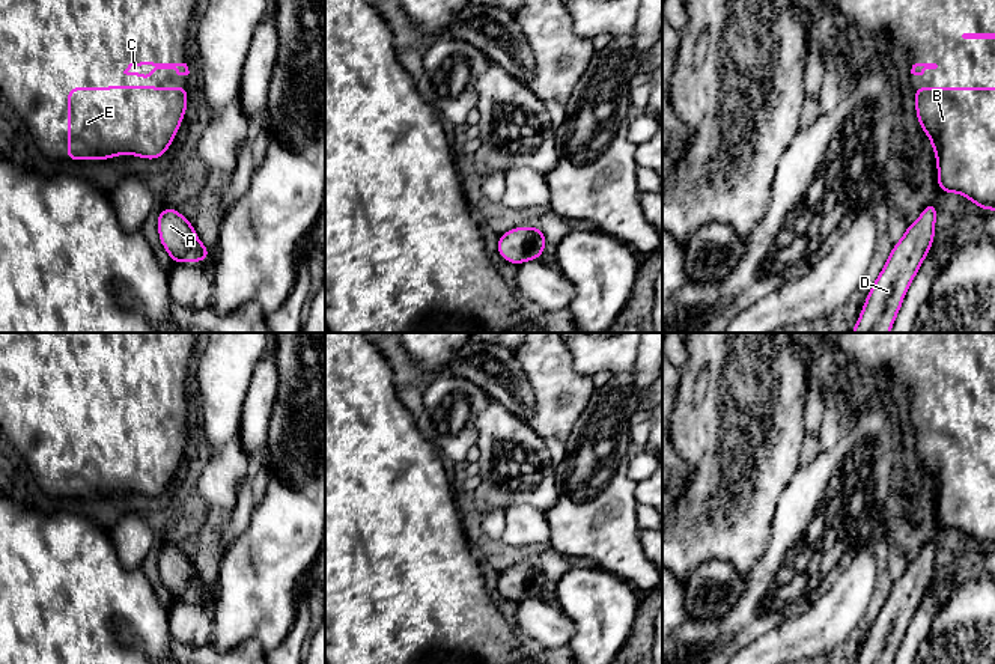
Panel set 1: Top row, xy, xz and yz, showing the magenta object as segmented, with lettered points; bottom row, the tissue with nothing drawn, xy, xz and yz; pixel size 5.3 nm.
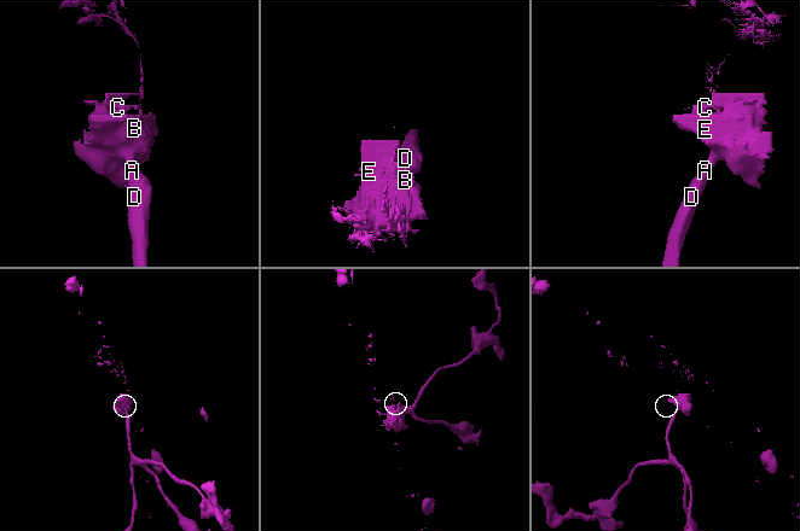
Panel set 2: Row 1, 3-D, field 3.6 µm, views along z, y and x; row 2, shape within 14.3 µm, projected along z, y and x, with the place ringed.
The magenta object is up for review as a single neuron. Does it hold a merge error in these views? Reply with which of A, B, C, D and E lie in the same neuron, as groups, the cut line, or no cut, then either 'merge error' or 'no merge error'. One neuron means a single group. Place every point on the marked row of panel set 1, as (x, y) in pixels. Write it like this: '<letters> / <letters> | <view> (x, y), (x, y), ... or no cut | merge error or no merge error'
A B C D E | no cut | no merge error

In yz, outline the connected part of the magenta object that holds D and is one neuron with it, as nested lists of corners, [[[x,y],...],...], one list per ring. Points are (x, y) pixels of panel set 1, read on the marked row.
[[[930,202],[918,217],[918,220],[908,226],[903,238],[893,247],[891,254],[872,286],[867,300],[863,306],[860,319],[852,328],[852,333],[890,333],[893,322],[902,307],[905,294],[920,270],[924,257],[930,251],[935,238],[936,203]]]

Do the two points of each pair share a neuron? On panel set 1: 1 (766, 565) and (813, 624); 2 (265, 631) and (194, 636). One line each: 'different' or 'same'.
1: different
2: different

